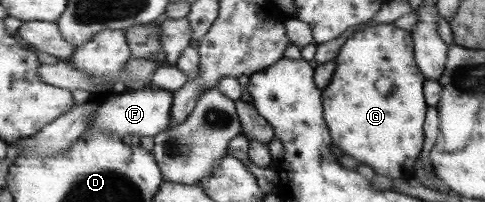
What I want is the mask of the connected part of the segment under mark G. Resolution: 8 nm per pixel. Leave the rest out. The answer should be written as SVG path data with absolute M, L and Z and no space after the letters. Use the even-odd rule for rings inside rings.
M392 24L362 27L341 46L336 56L336 70L330 85L323 89L324 120L337 144L347 155L357 159L359 164L369 165L375 173L391 179L410 179L414 163L424 149L423 122L428 110L424 97L424 72L416 63L414 39L407 30ZM381 77L389 78L395 87L393 93L381 95L375 83Z

